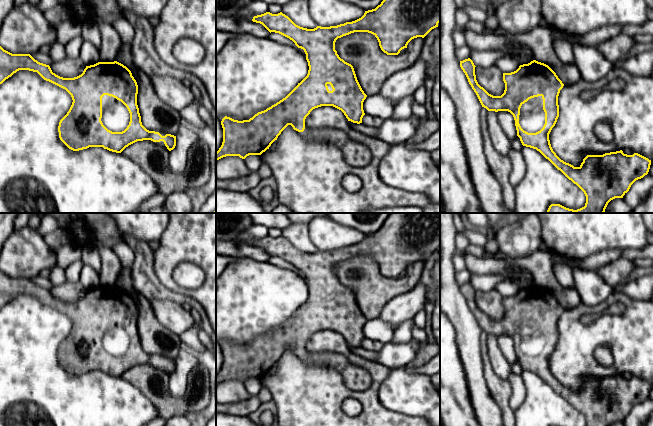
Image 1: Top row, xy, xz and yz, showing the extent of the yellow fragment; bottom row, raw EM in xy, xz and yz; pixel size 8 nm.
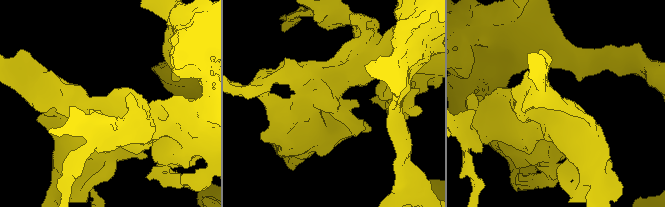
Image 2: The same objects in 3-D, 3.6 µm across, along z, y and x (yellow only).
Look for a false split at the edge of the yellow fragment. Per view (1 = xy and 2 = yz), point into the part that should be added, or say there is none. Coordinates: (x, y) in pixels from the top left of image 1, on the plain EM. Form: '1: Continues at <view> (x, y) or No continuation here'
1: Continues at xy (115, 340)
2: Continues at yz (532, 340)

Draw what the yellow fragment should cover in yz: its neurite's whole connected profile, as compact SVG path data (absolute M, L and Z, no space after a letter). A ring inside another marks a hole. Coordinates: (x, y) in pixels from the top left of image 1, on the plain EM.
M470 282L460 285L460 291L482 331L488 335L510 336L514 341L517 360L522 369L536 373L548 383L584 416L586 426L610 426L615 422L623 422L636 404L648 398L651 384L638 377L627 379L620 374L603 379L587 379L579 391L564 386L556 379L551 371L549 358L559 341L558 320L564 308L548 289L533 284L520 289L514 296L503 297L505 314L501 320L489 318L478 308L475 299L476 290Z

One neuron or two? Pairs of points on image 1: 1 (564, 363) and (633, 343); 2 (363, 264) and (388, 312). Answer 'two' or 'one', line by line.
1: one
2: two

